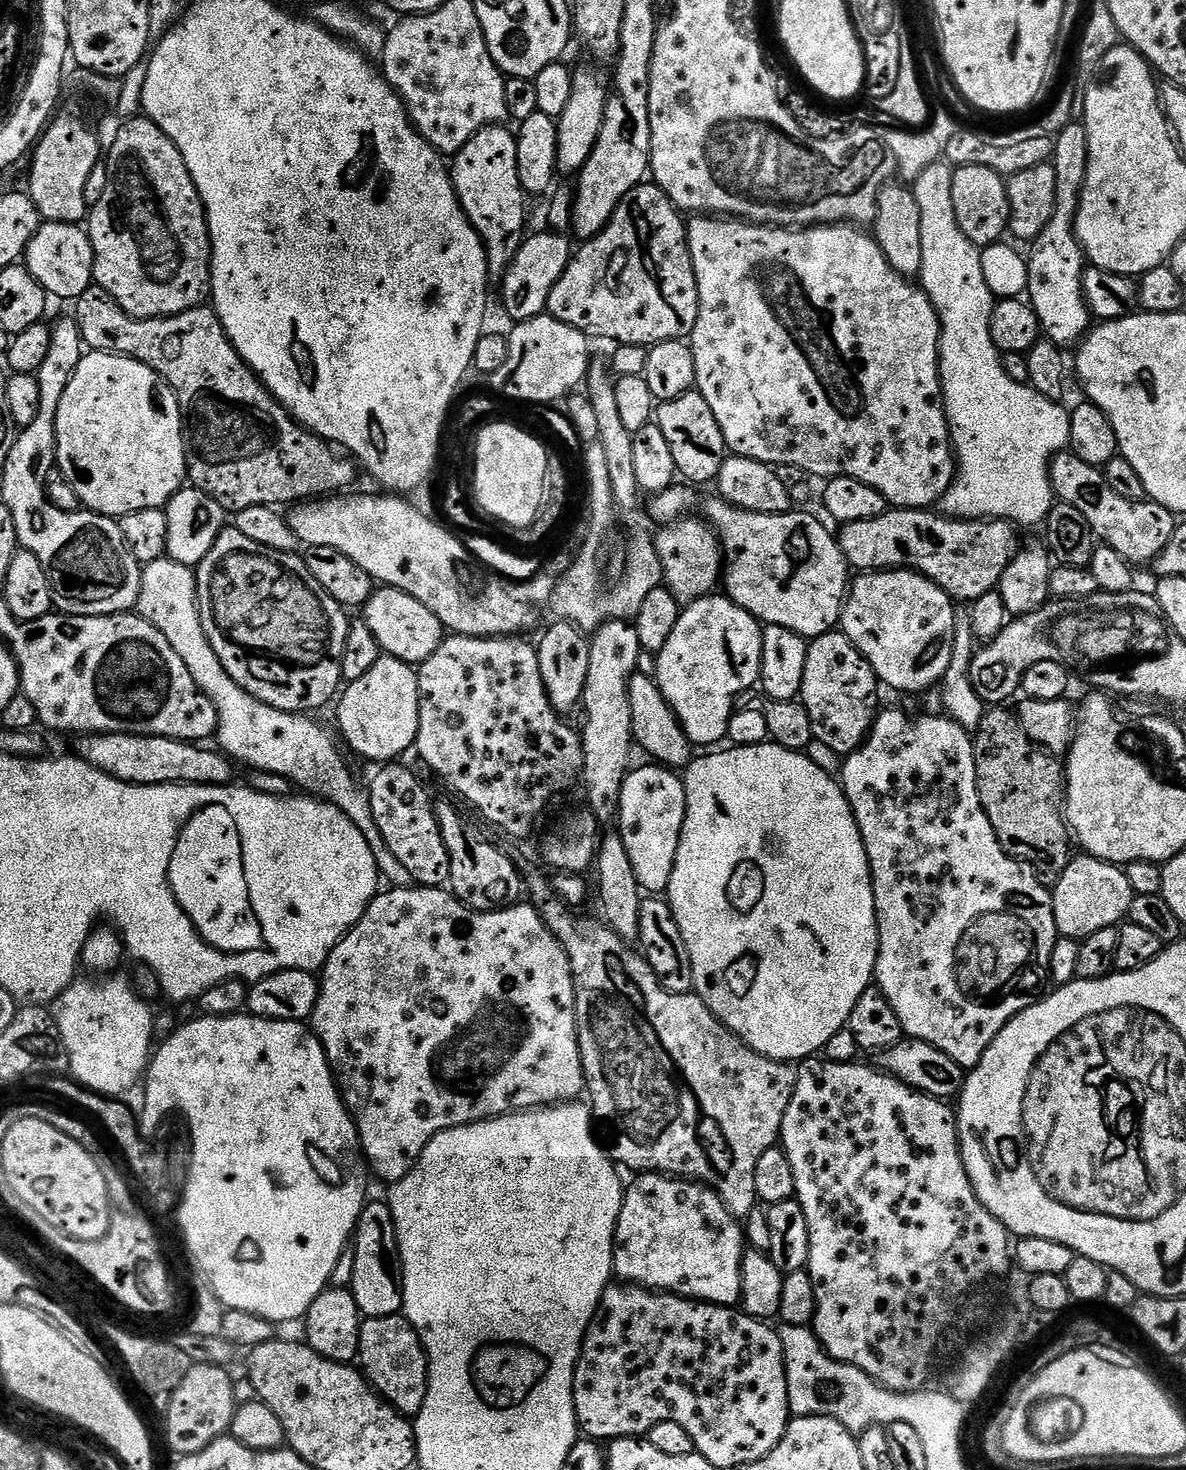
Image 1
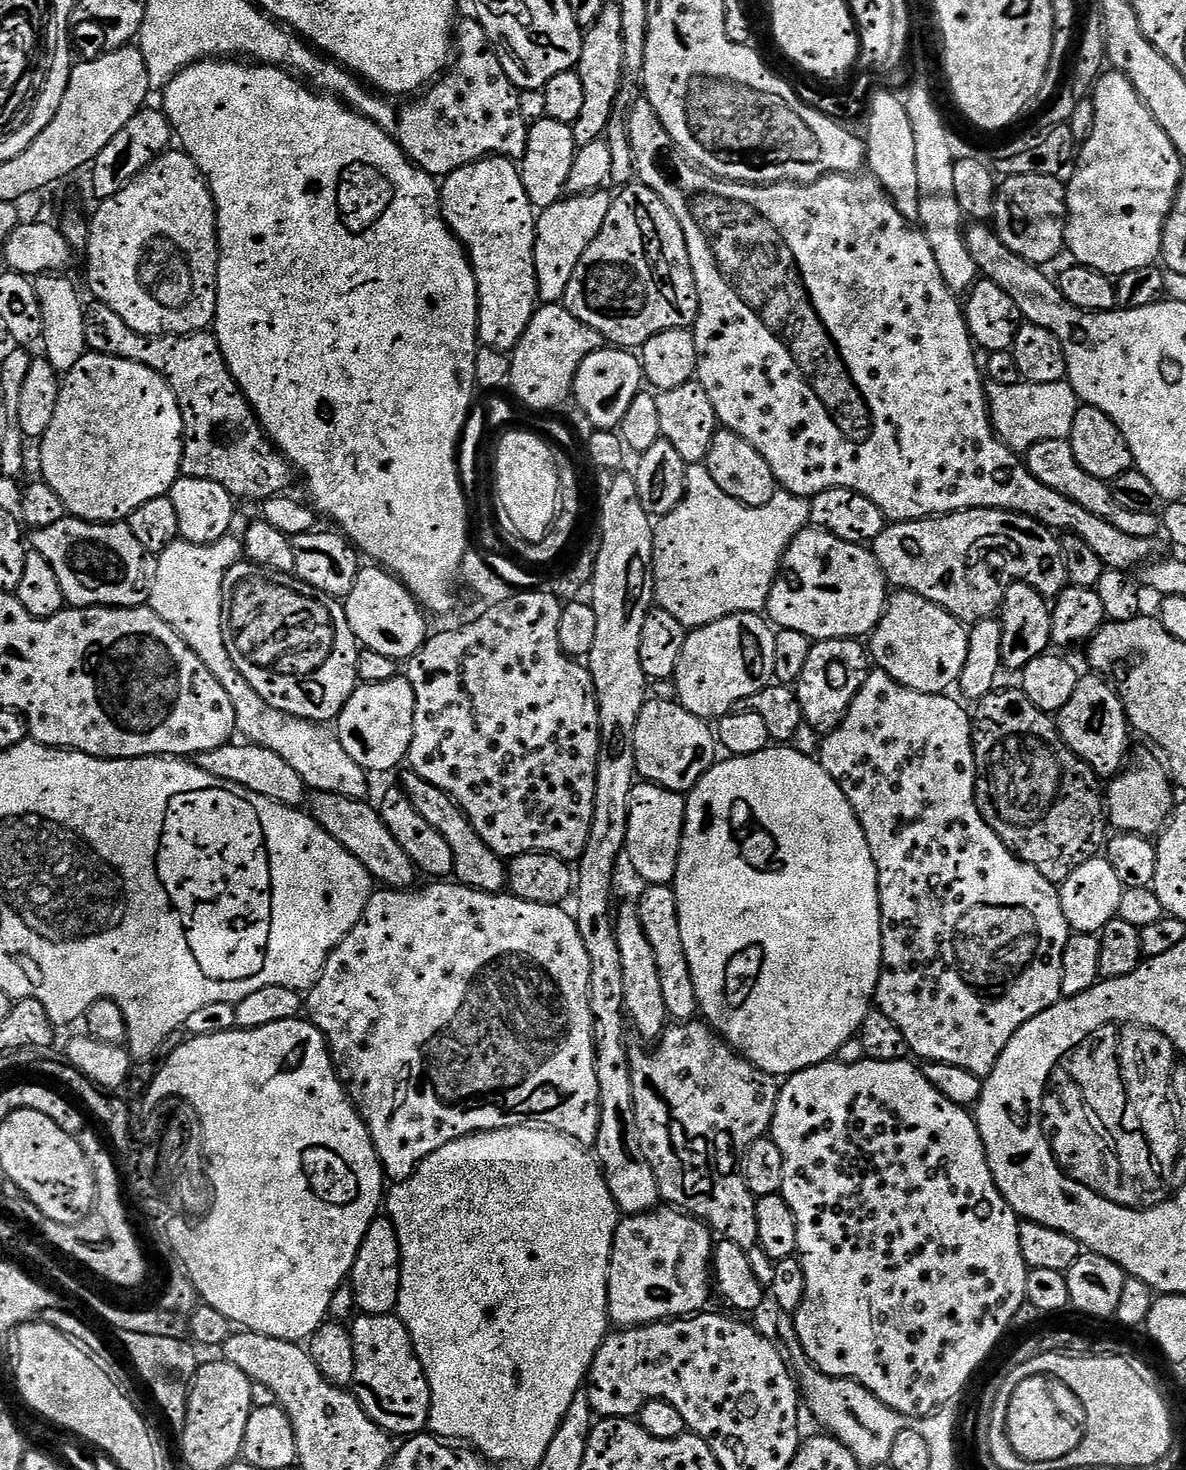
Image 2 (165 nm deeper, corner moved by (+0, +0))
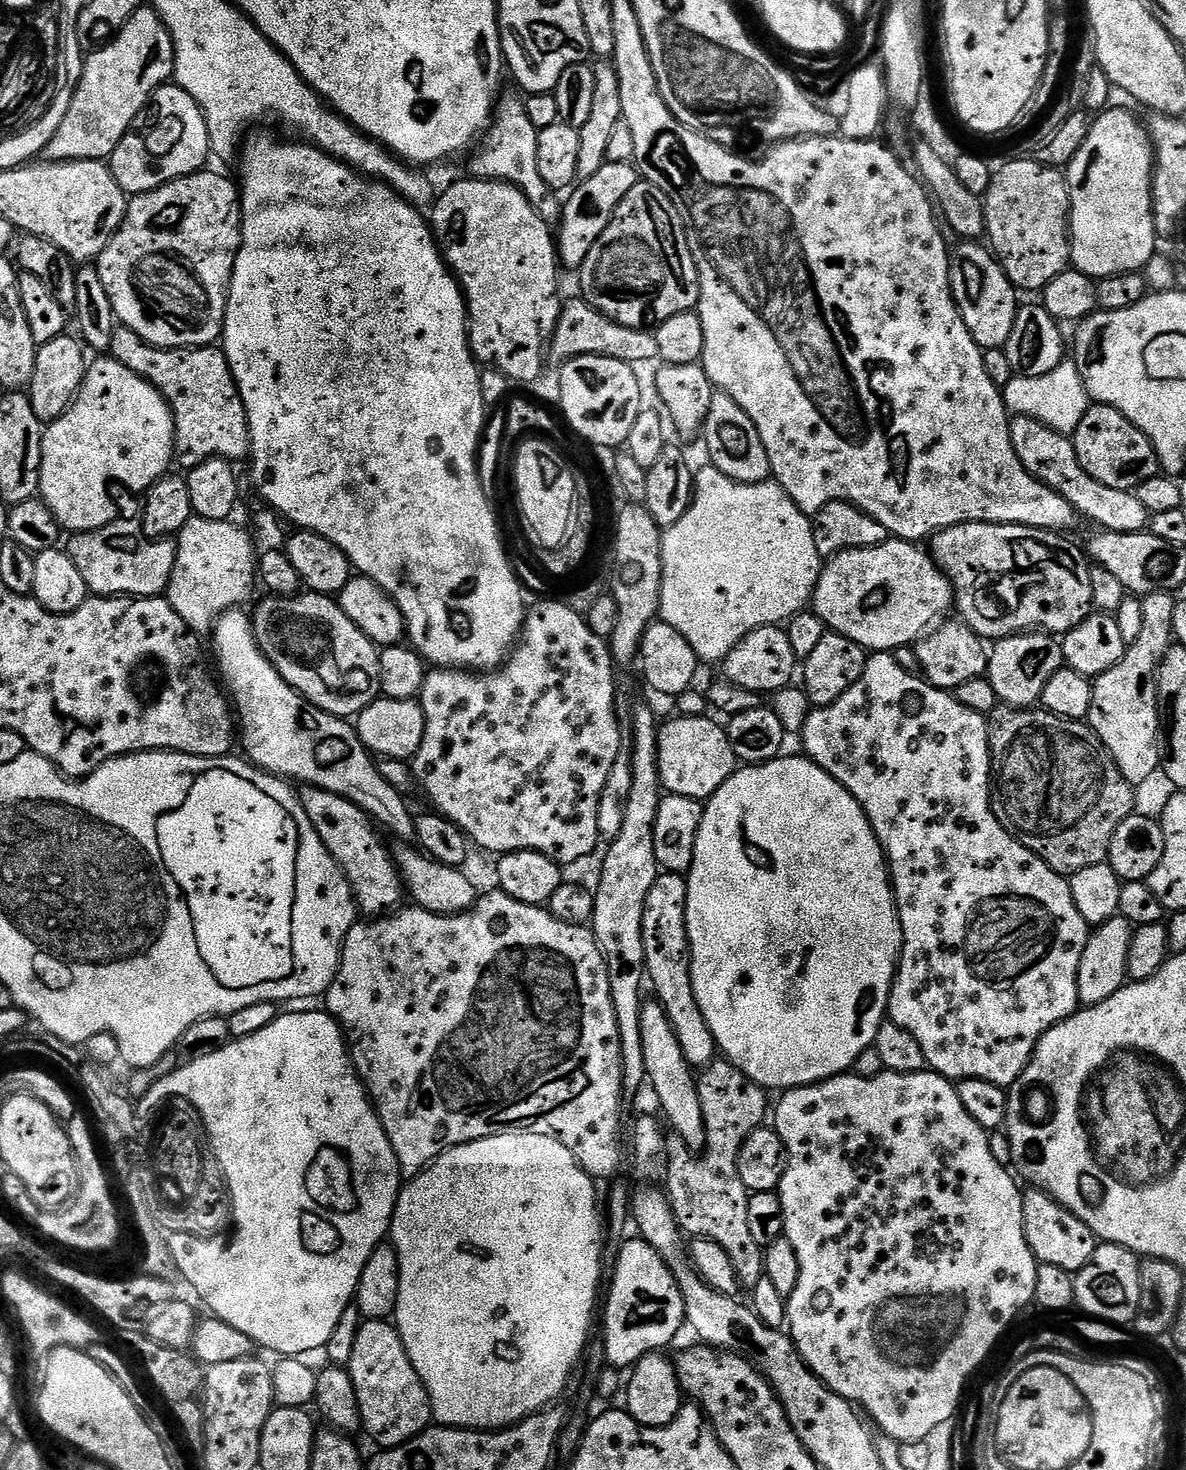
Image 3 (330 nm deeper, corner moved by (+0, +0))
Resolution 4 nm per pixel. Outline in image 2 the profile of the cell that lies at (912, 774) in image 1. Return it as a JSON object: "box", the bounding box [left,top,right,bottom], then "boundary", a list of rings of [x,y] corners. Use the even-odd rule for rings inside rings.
{"box":[818,670,1070,1078],"boundary":[[[879,670],[869,671],[866,682],[860,687],[860,692],[854,698],[854,702],[850,706],[850,710],[846,714],[846,718],[836,727],[833,732],[827,733],[821,739],[818,759],[820,765],[834,778],[834,782],[838,782],[838,786],[846,794],[846,798],[850,802],[850,806],[854,810],[854,814],[858,818],[858,822],[862,826],[862,830],[866,834],[866,842],[870,846],[870,850],[876,859],[876,869],[878,870],[878,886],[880,887],[880,913],[882,914],[882,970],[880,971],[880,981],[876,987],[875,1007],[886,1014],[886,1018],[896,1023],[902,1030],[902,1034],[906,1034],[906,1042],[910,1042],[912,1052],[921,1056],[921,1061],[927,1062],[946,1062],[950,1066],[962,1066],[962,1070],[970,1070],[974,1075],[986,1078],[994,1070],[994,1066],[998,1062],[998,1058],[1006,1046],[1010,1042],[1010,1038],[1014,1038],[1014,1034],[1018,1034],[1018,1030],[1022,1026],[1026,1026],[1026,1022],[1030,1022],[1030,1018],[1034,1018],[1038,1014],[1042,1014],[1042,1010],[1046,1010],[1050,1006],[1054,1006],[1064,996],[1062,990],[1062,954],[1066,954],[1066,942],[1070,935],[1070,929],[1066,922],[1066,914],[1062,914],[1062,902],[1060,901],[1060,890],[1057,885],[1049,882],[1042,874],[1038,874],[1038,870],[1034,870],[1034,866],[1030,866],[1025,860],[1020,860],[1011,850],[1002,842],[1002,838],[998,838],[998,834],[994,834],[994,830],[982,818],[982,814],[976,805],[976,755],[974,754],[974,746],[972,745],[972,722],[973,717],[963,708],[965,705],[959,699],[951,700],[948,694],[922,694],[918,690],[910,690],[903,688],[898,682],[894,682],[894,678],[890,678],[890,674]]]}

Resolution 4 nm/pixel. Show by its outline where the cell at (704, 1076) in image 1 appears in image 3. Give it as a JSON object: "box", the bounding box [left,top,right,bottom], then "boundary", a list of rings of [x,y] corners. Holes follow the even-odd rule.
{"box":[666,1058,769,1290],"boundary":[[[717,1058],[699,1073],[696,1081],[698,1098],[702,1104],[702,1118],[704,1119],[704,1133],[708,1139],[699,1155],[693,1154],[684,1147],[679,1138],[671,1141],[670,1151],[666,1156],[666,1191],[668,1200],[672,1204],[674,1214],[680,1223],[680,1231],[692,1238],[713,1240],[730,1254],[730,1262],[734,1262],[734,1274],[738,1274],[740,1287],[750,1290],[758,1286],[764,1276],[764,1249],[750,1234],[750,1218],[746,1214],[749,1190],[738,1178],[738,1154],[745,1138],[765,1123],[764,1115],[769,1115],[769,1093],[760,1085],[755,1084],[742,1070],[735,1068],[729,1060]]]}

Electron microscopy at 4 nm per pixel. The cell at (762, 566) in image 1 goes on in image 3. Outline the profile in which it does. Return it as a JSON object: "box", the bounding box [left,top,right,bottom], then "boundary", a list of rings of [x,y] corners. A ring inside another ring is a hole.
{"box":[810,538,954,652],"boundary":[[[889,538],[873,548],[851,548],[831,557],[821,567],[810,601],[811,611],[822,618],[825,629],[858,642],[865,650],[892,652],[915,645],[954,604],[952,586],[923,547],[907,540]]]}

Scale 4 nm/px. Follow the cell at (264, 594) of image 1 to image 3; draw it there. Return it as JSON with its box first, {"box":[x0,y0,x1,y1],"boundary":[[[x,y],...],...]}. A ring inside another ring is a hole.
{"box":[251,591,380,718],"boundary":[[[301,591],[294,596],[264,598],[251,613],[252,630],[274,670],[298,694],[331,716],[355,718],[380,696],[380,653],[331,596]]]}

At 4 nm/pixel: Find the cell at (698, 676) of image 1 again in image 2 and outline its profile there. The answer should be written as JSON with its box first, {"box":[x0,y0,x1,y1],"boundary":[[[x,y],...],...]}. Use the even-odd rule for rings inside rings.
{"box":[674,612,776,722],"boundary":[[[755,612],[730,614],[726,618],[718,618],[718,622],[710,622],[701,628],[691,629],[682,648],[682,658],[678,658],[674,677],[679,694],[678,703],[686,710],[690,710],[690,714],[709,722],[719,721],[720,717],[739,709],[746,698],[770,687],[775,680],[776,632],[763,615]]]}

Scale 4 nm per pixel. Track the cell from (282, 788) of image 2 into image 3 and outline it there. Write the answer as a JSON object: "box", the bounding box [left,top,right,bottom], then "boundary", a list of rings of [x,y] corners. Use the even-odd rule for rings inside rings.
{"box":[298,786,406,918],"boundary":[[[304,786],[299,789],[298,795],[306,818],[310,818],[326,850],[344,871],[344,877],[348,879],[352,894],[356,897],[357,909],[363,915],[365,912],[368,918],[379,918],[391,913],[401,903],[400,895],[403,897],[406,891],[393,860],[393,853],[388,844],[384,845],[385,837],[378,831],[372,817],[367,816],[354,802],[330,790]]]}

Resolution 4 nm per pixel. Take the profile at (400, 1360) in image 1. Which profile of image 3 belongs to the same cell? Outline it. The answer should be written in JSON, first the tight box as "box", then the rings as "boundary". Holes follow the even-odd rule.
{"box":[346,1320,432,1449],"boundary":[[[364,1320],[354,1342],[354,1354],[350,1354],[346,1367],[358,1394],[363,1431],[368,1431],[381,1444],[381,1449],[397,1448],[429,1427],[432,1404],[428,1401],[428,1391],[406,1354],[406,1346],[395,1323]]]}

